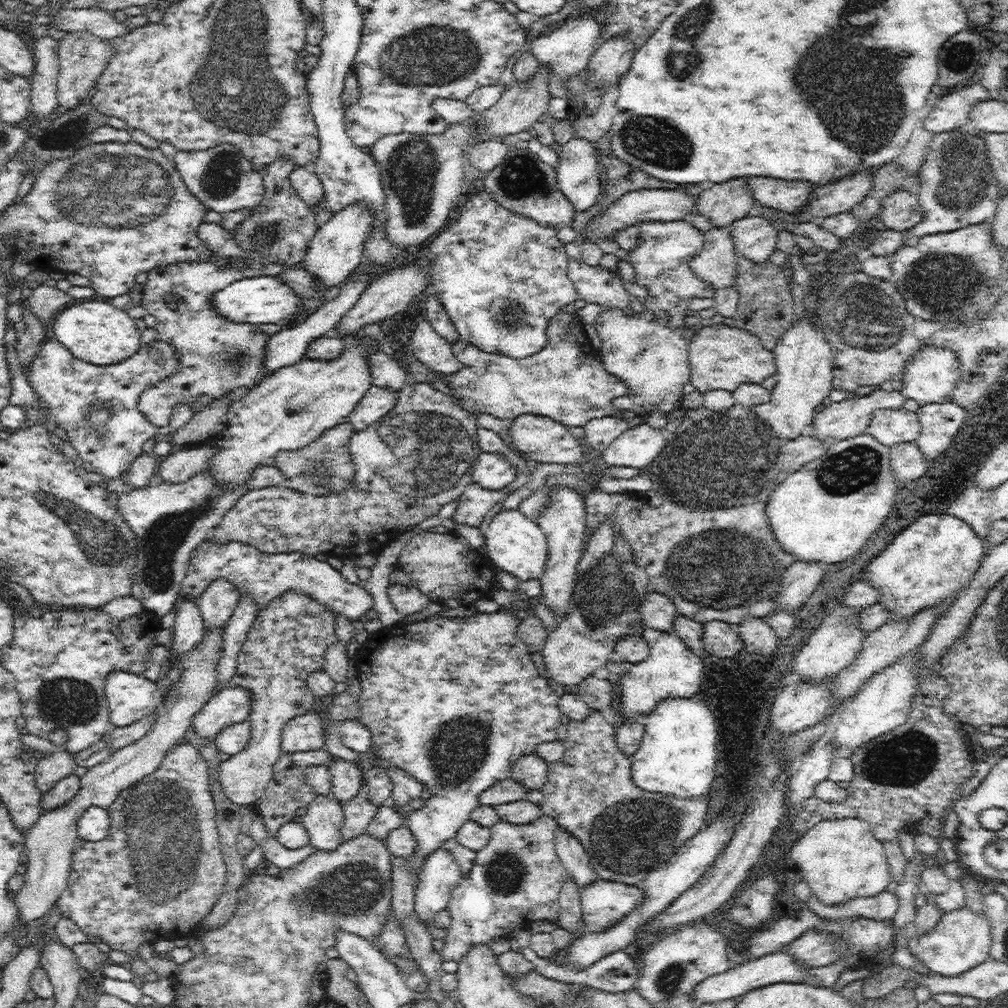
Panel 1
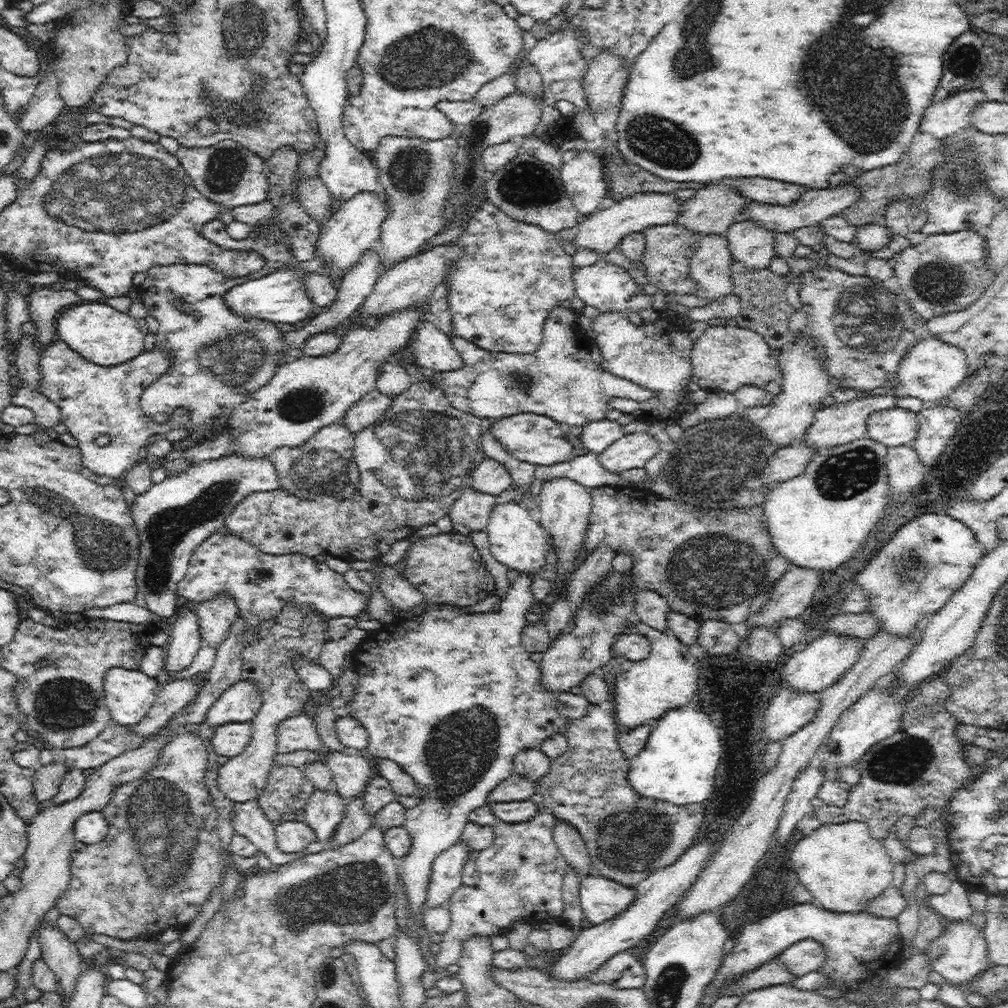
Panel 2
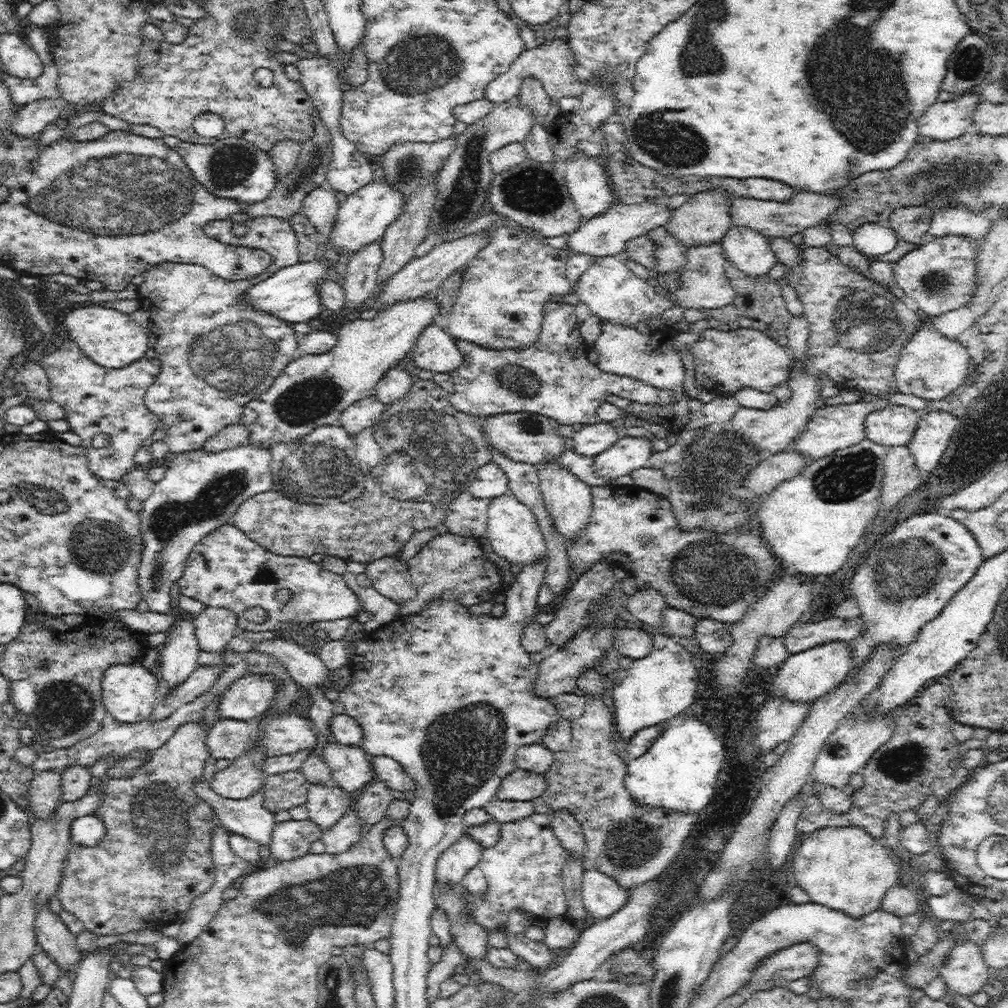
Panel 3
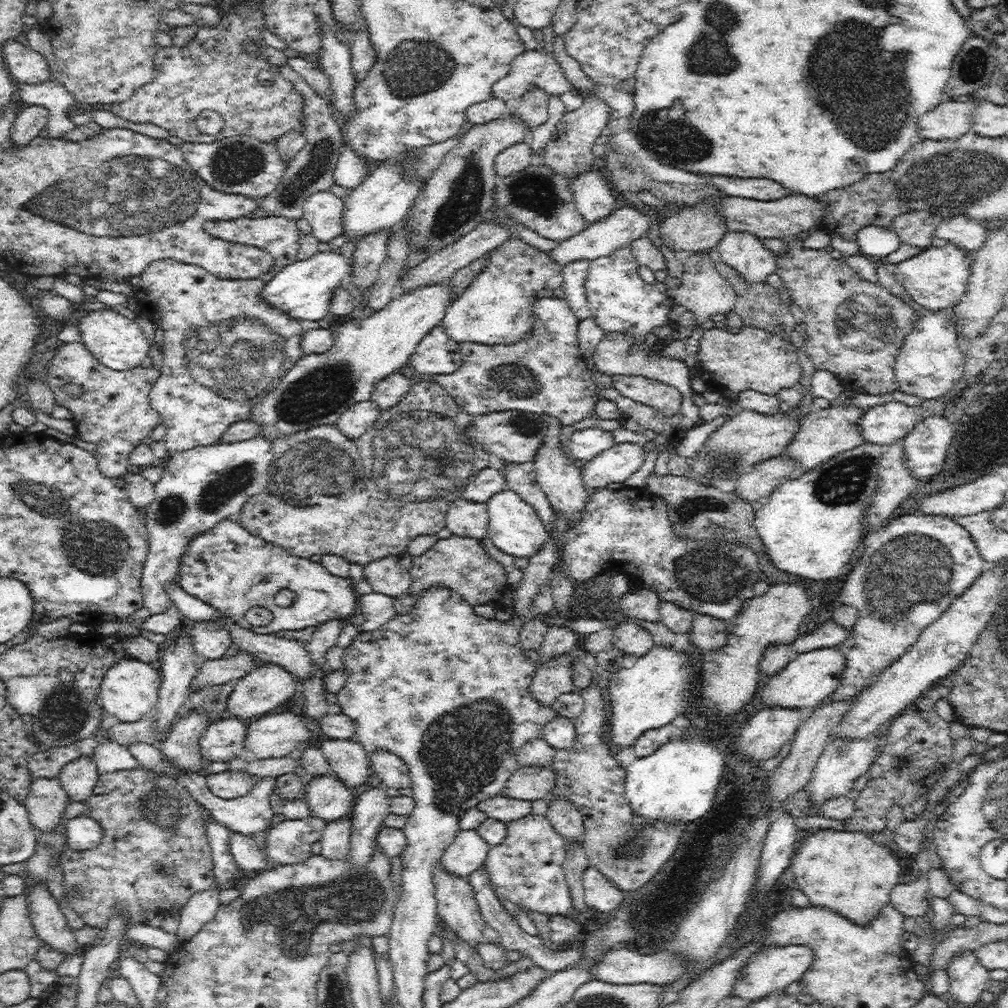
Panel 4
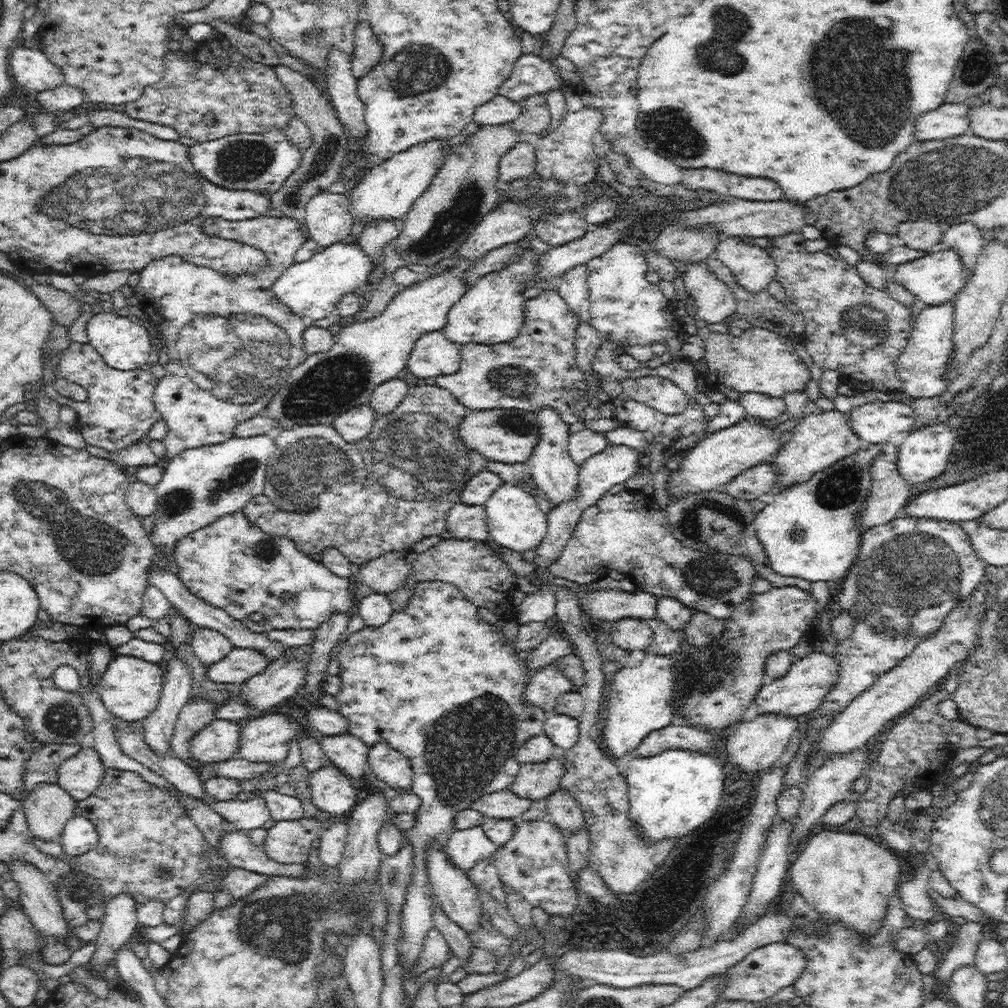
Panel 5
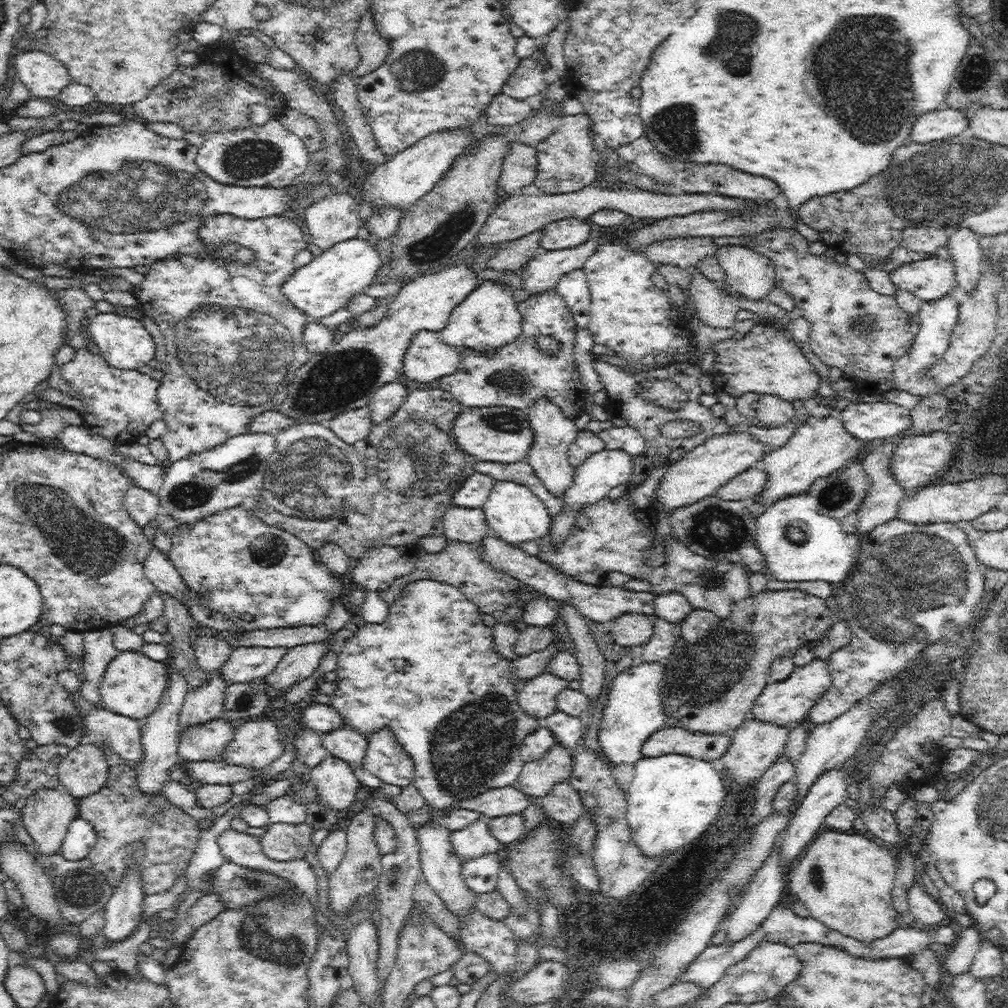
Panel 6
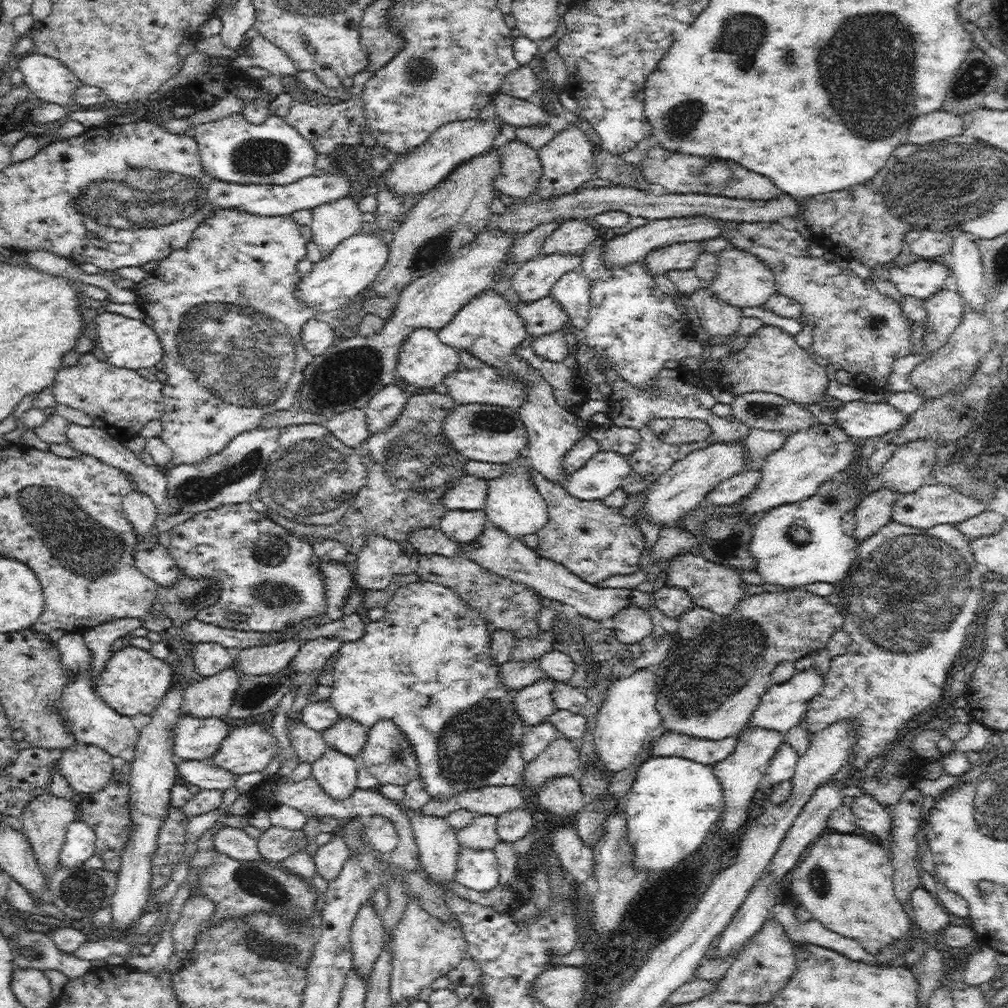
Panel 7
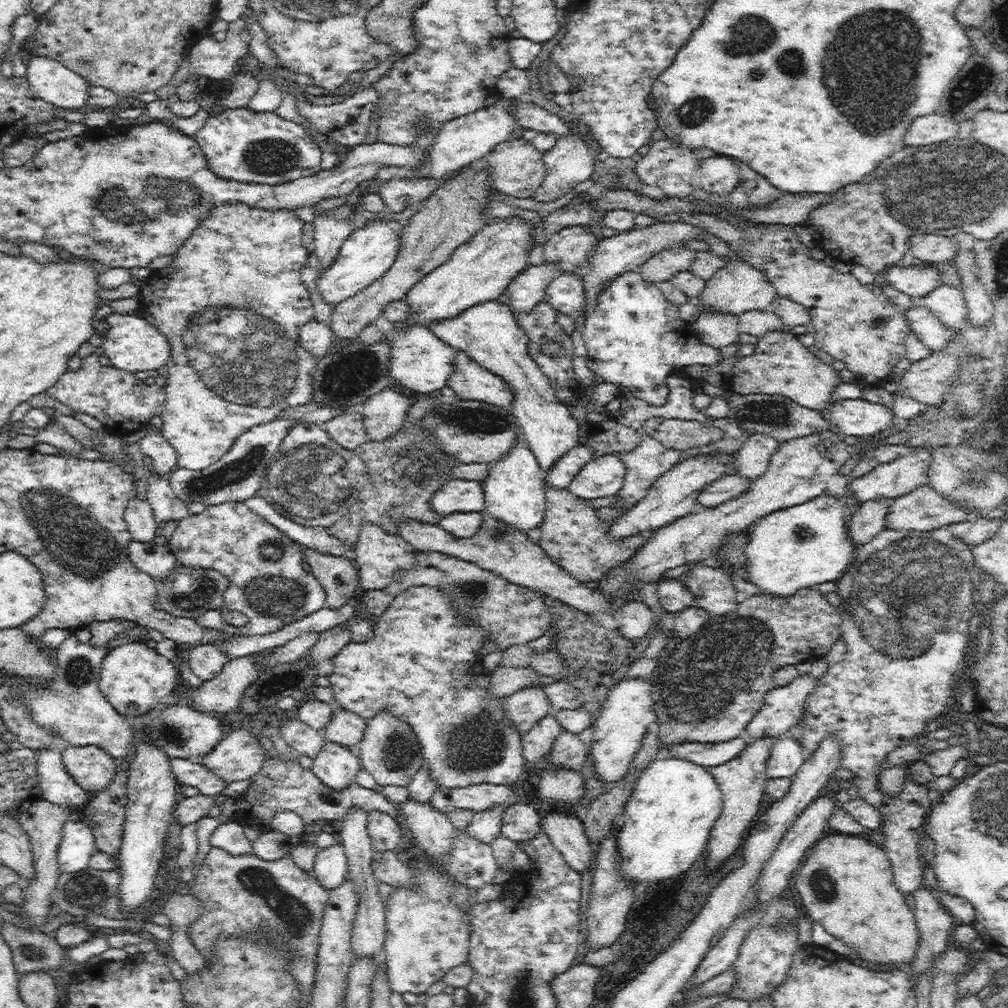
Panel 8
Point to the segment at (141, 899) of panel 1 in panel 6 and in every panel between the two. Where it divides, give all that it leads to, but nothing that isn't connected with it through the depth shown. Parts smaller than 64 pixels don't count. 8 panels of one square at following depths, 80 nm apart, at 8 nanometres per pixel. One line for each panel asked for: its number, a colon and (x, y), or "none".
2: (161, 858)
3: (155, 858)
4: (154, 854)
5: (148, 846)
6: (131, 827)

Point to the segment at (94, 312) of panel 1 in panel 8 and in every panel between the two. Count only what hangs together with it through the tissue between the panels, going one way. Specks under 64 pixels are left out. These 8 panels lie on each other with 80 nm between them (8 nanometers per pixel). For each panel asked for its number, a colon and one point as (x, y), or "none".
2: (102, 335)
3: (112, 339)
4: (117, 342)
5: (124, 343)
6: (124, 342)
7: (128, 343)
8: (132, 344)

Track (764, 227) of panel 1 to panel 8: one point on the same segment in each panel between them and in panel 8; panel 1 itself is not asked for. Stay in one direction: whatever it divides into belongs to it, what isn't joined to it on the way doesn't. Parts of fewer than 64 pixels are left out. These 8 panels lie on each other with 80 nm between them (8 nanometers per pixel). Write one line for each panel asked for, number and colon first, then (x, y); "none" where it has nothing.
2: (754, 245)
3: (750, 251)
4: (744, 252)
5: (753, 268)
6: (749, 274)
7: (744, 281)
8: (737, 288)

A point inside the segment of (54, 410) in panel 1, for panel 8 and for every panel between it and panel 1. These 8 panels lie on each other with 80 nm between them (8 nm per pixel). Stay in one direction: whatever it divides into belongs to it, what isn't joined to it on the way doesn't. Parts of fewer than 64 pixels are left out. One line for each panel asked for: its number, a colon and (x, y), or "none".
2: (93, 399)
3: (96, 399)
4: (113, 411)
5: (119, 410)
6: (118, 404)
7: (120, 401)
8: (123, 404)

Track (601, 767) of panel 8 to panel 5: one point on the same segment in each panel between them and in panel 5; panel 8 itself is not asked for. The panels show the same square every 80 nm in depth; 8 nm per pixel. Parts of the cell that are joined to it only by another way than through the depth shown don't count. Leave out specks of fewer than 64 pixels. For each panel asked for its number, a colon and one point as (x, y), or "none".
5: (641, 701)
6: (634, 710)
7: (628, 714)

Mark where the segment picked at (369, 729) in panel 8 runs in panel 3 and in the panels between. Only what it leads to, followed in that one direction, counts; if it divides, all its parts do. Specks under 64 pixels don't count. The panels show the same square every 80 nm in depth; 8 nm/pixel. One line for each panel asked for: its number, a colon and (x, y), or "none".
3: (387, 770)
4: (389, 770)
5: (388, 765)
6: (385, 758)
7: (388, 755)

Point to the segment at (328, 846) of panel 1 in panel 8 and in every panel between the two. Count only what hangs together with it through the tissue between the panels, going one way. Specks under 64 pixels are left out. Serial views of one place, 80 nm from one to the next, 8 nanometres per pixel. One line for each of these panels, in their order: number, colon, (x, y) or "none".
2: (323, 812)
3: (326, 805)
4: (328, 798)
5: (333, 791)
6: (334, 780)
7: (336, 772)
8: (336, 765)

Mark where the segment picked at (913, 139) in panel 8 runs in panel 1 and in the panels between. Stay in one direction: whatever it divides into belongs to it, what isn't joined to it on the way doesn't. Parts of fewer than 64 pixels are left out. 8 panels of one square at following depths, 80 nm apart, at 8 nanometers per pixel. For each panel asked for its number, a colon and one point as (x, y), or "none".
1: (951, 111)
2: (944, 119)
3: (942, 121)
4: (950, 119)
5: (950, 120)
6: (935, 125)
7: (937, 125)

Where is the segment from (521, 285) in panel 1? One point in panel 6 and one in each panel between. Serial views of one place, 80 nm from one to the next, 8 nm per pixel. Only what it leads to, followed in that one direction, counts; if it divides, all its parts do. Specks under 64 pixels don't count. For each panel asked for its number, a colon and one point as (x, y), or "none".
2: (512, 274)
3: (500, 305)
4: (497, 307)
5: (492, 311)
6: (488, 318)

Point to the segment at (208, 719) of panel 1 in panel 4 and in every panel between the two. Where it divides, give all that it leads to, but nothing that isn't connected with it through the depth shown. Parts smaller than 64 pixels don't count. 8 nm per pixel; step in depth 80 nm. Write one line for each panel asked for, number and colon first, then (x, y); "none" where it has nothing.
2: (240, 702)
3: (246, 699)
4: (265, 687)

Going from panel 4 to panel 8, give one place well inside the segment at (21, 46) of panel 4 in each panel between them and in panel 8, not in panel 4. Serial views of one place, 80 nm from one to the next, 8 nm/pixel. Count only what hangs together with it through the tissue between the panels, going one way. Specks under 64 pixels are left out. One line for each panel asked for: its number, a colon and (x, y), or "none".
5: (31, 67)
6: (45, 77)
7: (49, 79)
8: (49, 79)

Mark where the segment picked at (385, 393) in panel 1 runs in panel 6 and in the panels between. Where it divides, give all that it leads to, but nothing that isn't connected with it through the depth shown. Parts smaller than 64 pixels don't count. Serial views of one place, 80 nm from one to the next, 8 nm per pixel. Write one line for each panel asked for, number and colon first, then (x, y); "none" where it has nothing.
2: (364, 412)
3: (364, 413)
4: (353, 422)
5: (355, 424)
6: (354, 425)

